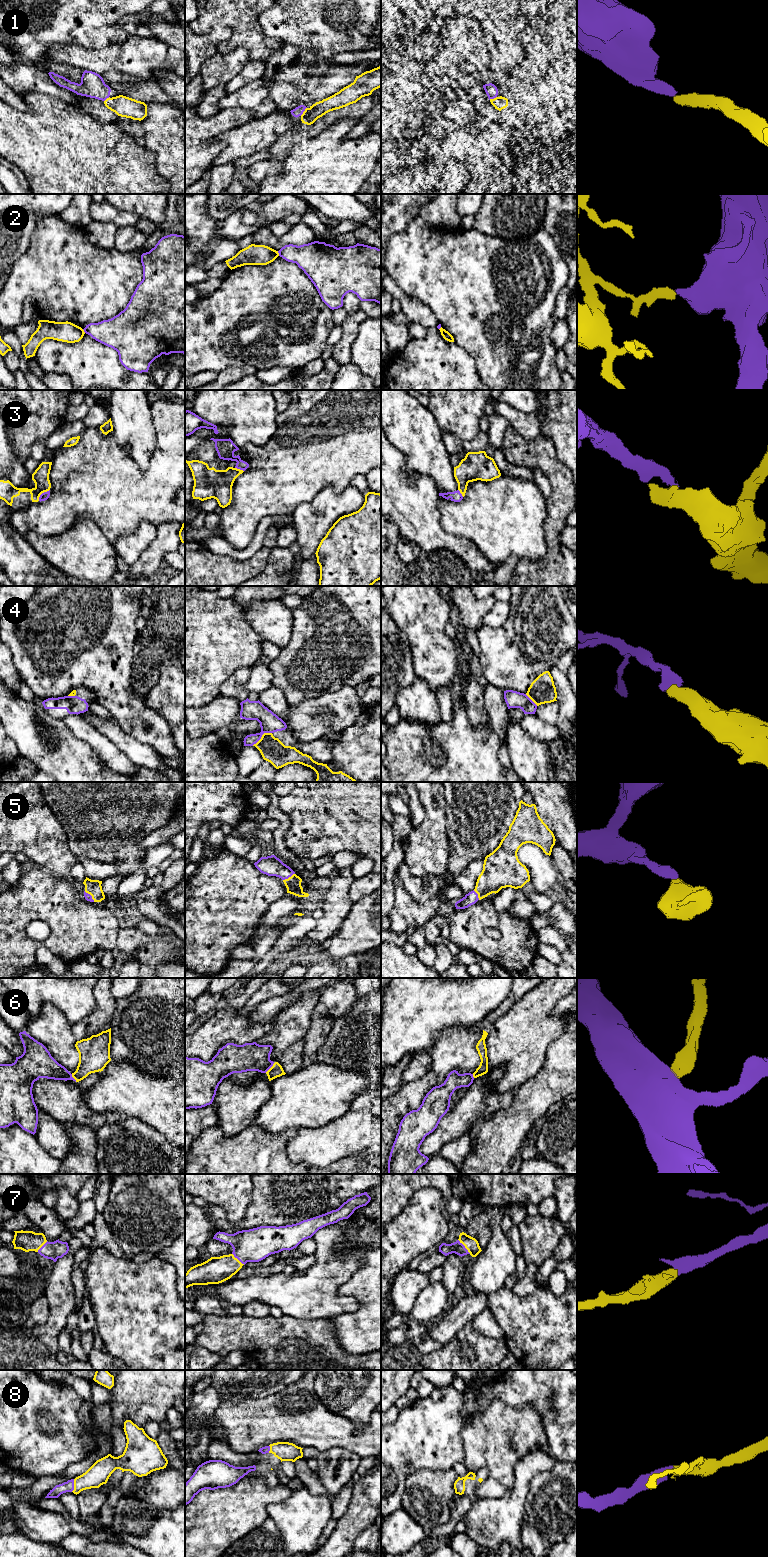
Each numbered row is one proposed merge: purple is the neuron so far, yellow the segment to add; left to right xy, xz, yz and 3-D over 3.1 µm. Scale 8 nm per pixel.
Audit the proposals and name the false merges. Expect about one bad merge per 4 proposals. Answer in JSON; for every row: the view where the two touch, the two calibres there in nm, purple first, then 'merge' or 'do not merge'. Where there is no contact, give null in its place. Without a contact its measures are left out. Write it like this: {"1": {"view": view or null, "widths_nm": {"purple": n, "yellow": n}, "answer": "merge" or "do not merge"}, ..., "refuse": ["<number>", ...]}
{"1": {"view": "xz", "widths_nm": {"purple": 80, "yellow": 120}, "answer": "do not merge"}, "2": {"view": "xz", "widths_nm": {"purple": 220, "yellow": 160}, "answer": "do not merge"}, "3": {"view": "xy", "widths_nm": {"purple": 70, "yellow": 130}, "answer": "merge"}, "4": {"view": "xz", "widths_nm": {"purple": 160, "yellow": 190}, "answer": "merge"}, "5": {"view": "xy", "widths_nm": {"purple": 60, "yellow": 130}, "answer": "merge"}, "6": {"view": "xz", "widths_nm": {"purple": 220, "yellow": 100}, "answer": "merge"}, "7": {"view": "yz", "widths_nm": {"purple": 100, "yellow": 110}, "answer": "merge"}, "8": {"view": "xy", "widths_nm": {"purple": 90, "yellow": 180}, "answer": "merge"}, "refuse": ["1", "2"]}

